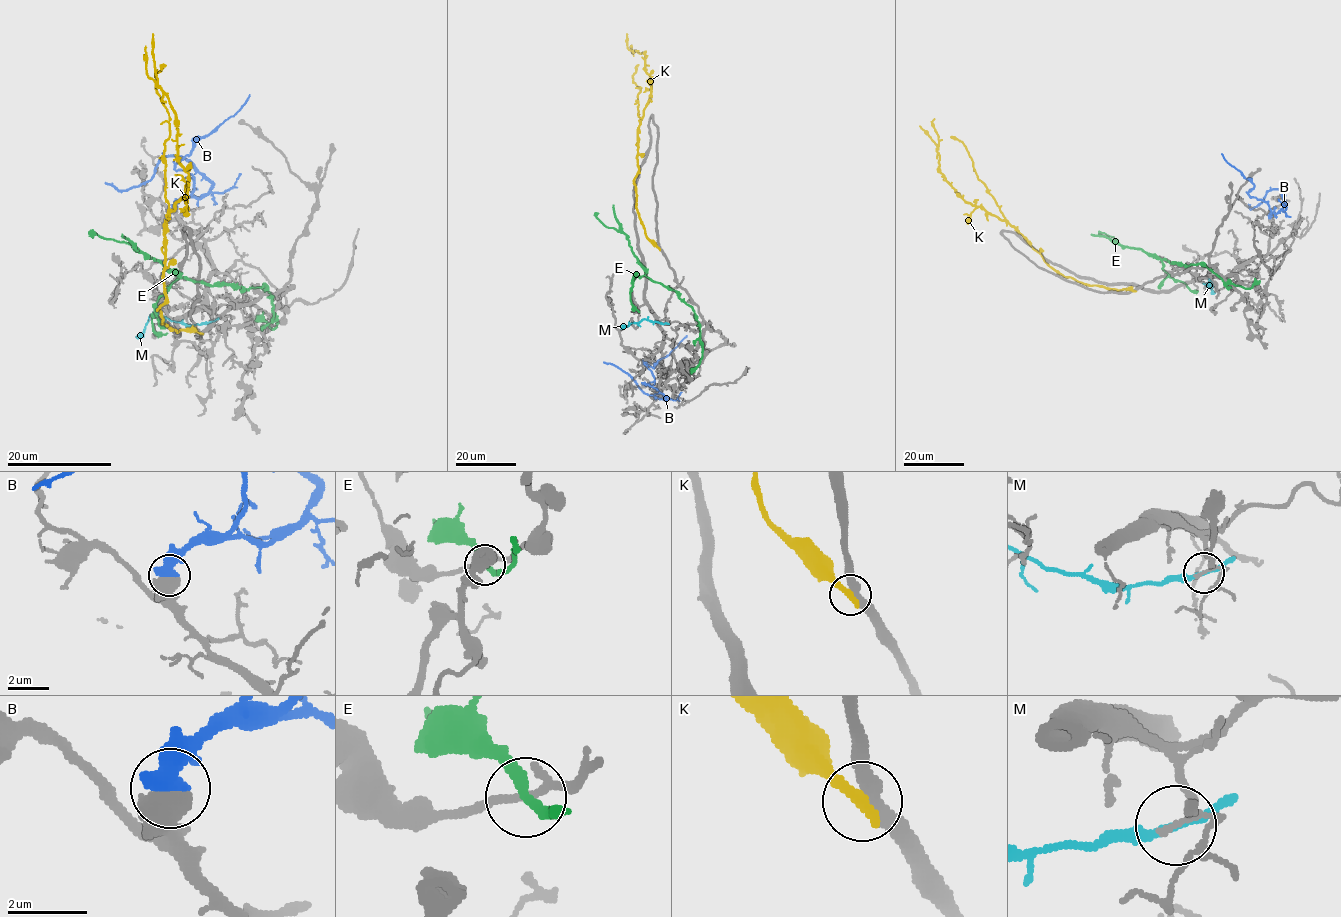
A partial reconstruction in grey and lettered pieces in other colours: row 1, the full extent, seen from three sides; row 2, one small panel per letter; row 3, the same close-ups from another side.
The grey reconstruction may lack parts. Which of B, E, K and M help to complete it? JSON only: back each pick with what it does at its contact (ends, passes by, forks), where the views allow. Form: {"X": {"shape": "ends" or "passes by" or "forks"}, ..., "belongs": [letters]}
{"B": {"shape": "passes by"}, "belongs": ["B"]}

